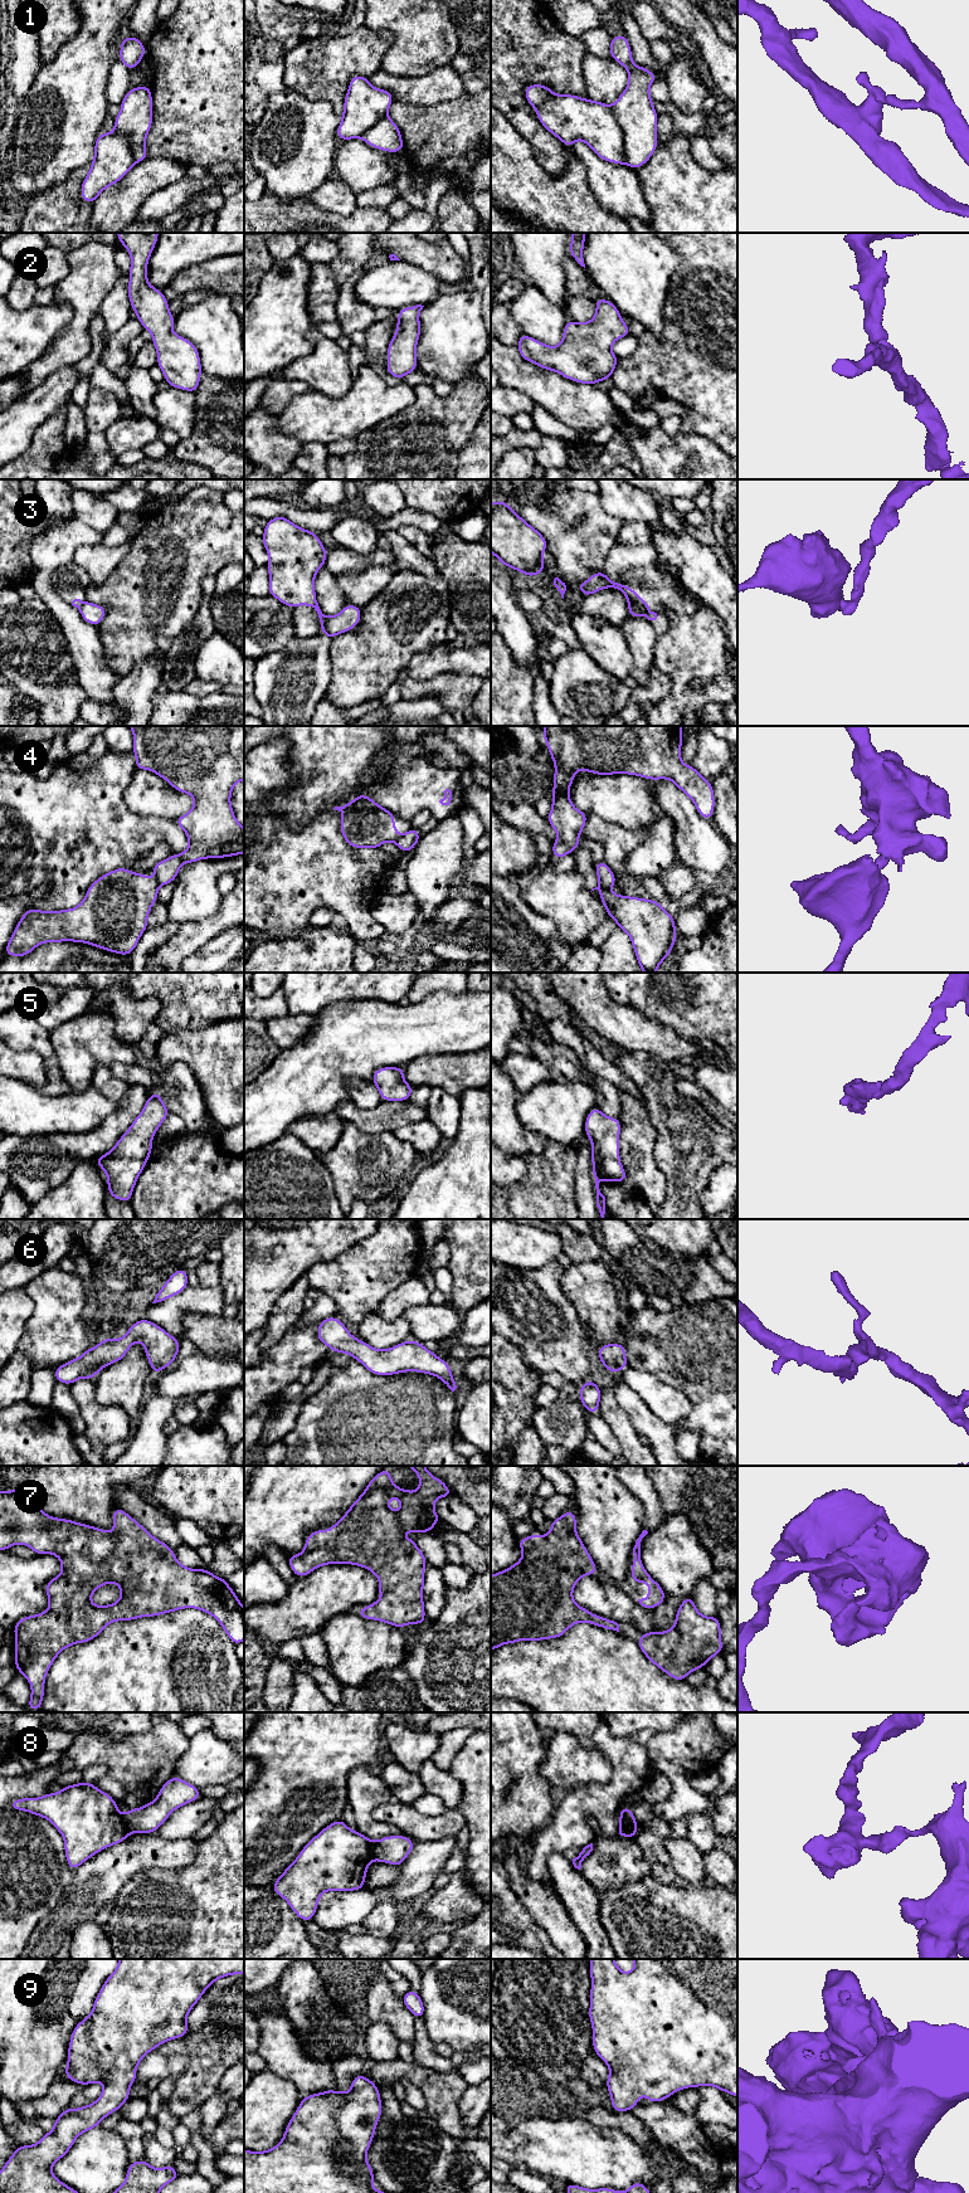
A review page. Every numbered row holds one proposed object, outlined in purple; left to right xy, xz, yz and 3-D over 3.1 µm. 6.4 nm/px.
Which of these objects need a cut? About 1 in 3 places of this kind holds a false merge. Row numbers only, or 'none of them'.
1, 3, 4, 8

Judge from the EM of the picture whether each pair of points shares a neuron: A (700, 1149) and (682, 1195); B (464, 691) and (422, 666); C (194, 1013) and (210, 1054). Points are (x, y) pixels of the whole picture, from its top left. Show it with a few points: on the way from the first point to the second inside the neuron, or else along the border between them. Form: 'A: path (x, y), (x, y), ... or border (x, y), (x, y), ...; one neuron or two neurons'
A: path (688, 1160), (685, 1184); one neuron
B: border (467, 675), (438, 673), (423, 680), (408, 676); two neurons
C: border (228, 1018), (196, 1029), (176, 1029), (171, 1032); two neurons

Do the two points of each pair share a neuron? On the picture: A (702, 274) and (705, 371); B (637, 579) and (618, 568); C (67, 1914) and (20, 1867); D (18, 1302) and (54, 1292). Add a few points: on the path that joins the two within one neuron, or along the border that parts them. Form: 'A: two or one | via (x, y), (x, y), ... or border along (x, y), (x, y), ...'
A: one | via (702, 298), (705, 347)
B: two | border along (655, 563), (626, 573)
C: two | border along (72, 1877), (63, 1890), (58, 1904), (37, 1924)
D: two | border along (23, 1287), (33, 1304), (33, 1312), (25, 1328)

